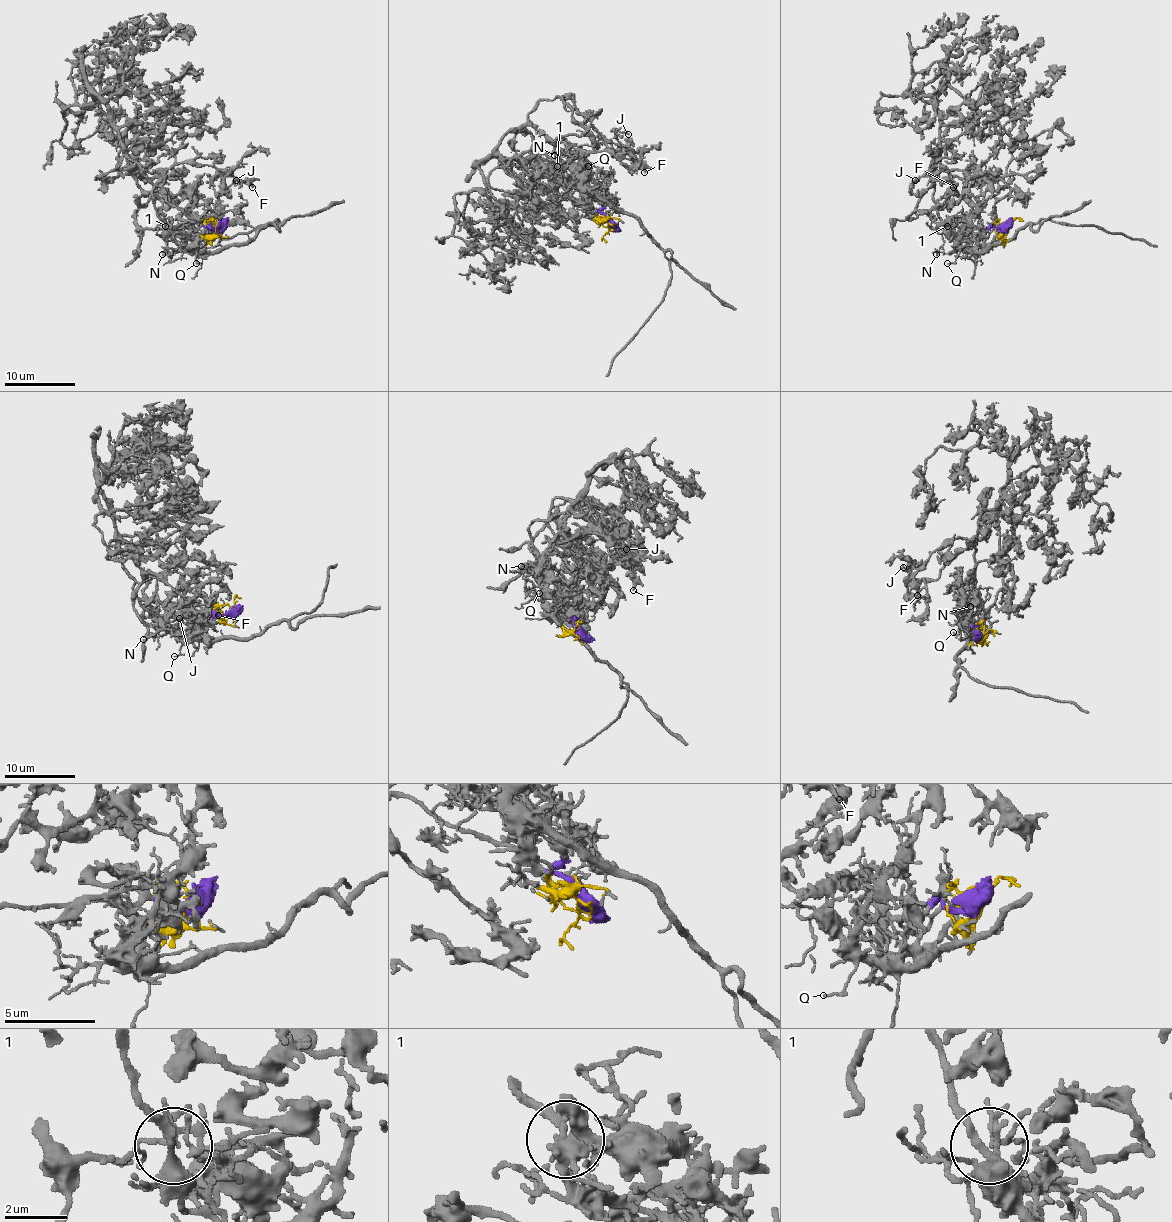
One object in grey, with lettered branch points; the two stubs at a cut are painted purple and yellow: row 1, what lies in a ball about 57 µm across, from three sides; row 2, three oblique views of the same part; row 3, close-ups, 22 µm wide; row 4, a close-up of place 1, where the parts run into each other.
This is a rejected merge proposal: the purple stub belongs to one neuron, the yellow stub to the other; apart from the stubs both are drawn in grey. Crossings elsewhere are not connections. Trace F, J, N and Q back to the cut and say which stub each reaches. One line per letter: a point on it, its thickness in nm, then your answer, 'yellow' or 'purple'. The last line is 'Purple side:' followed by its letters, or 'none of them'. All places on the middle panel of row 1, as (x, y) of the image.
F: place (644, 172); calibre 240 nm; purple
J: place (628, 134); calibre 170 nm; purple
N: place (554, 155); calibre 100 nm; yellow
Q: place (588, 166); calibre 90 nm; yellow
Purple side: F, J

